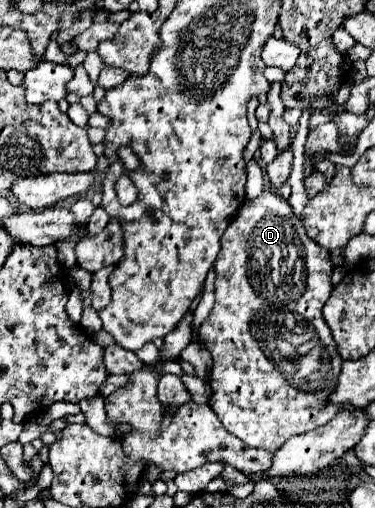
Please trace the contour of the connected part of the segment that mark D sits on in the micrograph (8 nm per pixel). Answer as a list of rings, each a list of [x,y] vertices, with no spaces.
[[[261,192],[255,200],[245,202],[245,206],[241,208],[241,212],[237,214],[237,218],[229,224],[229,228],[225,230],[225,234],[221,236],[221,254],[215,260],[215,304],[213,310],[209,312],[207,320],[199,326],[199,340],[205,344],[205,348],[211,352],[213,358],[213,366],[207,374],[207,382],[213,390],[209,406],[213,408],[213,412],[217,414],[217,418],[221,420],[221,424],[235,434],[237,438],[241,438],[247,446],[253,448],[263,448],[263,450],[271,450],[275,452],[277,448],[283,446],[283,442],[295,434],[303,434],[309,430],[315,430],[317,426],[327,424],[337,412],[341,410],[349,410],[353,412],[353,404],[333,404],[329,400],[329,396],[333,394],[333,390],[337,388],[337,380],[339,380],[339,372],[343,366],[343,358],[341,354],[337,354],[337,346],[333,342],[333,334],[327,326],[327,322],[321,316],[321,308],[327,302],[327,298],[331,296],[331,260],[327,256],[327,250],[321,250],[321,246],[317,246],[307,234],[305,228],[301,224],[299,218],[295,218],[291,206],[279,198],[275,192]]]

